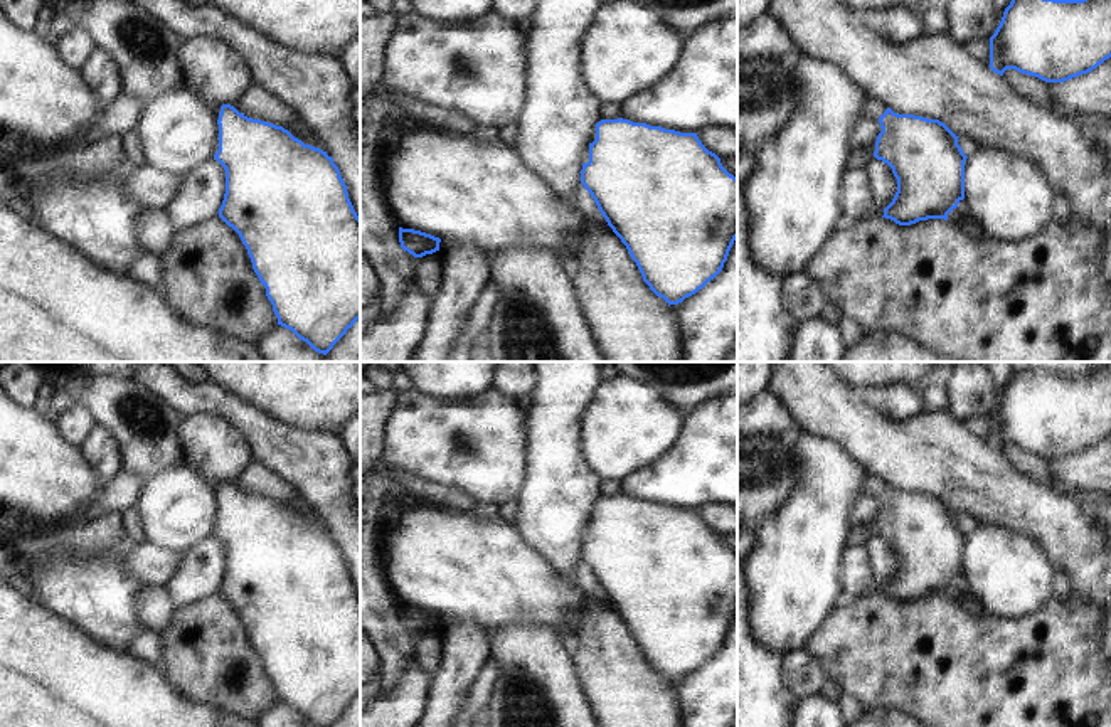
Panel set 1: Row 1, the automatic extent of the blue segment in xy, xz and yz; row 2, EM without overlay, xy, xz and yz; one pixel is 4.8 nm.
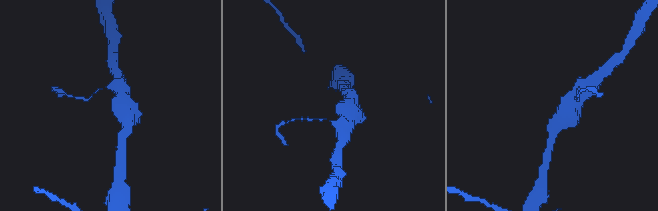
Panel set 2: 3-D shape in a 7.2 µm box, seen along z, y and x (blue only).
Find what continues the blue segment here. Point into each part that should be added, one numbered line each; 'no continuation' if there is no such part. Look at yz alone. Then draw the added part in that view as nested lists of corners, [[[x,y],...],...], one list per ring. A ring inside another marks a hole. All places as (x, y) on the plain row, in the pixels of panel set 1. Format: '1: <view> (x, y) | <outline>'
1: yz (874, 485) | [[[869,475],[865,493],[872,498],[879,498],[879,495],[885,490],[887,483],[874,475]]]

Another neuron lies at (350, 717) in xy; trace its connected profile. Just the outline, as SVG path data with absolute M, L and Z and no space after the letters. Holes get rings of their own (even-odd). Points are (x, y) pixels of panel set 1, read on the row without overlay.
M360 695L347 707L332 727L360 727Z

